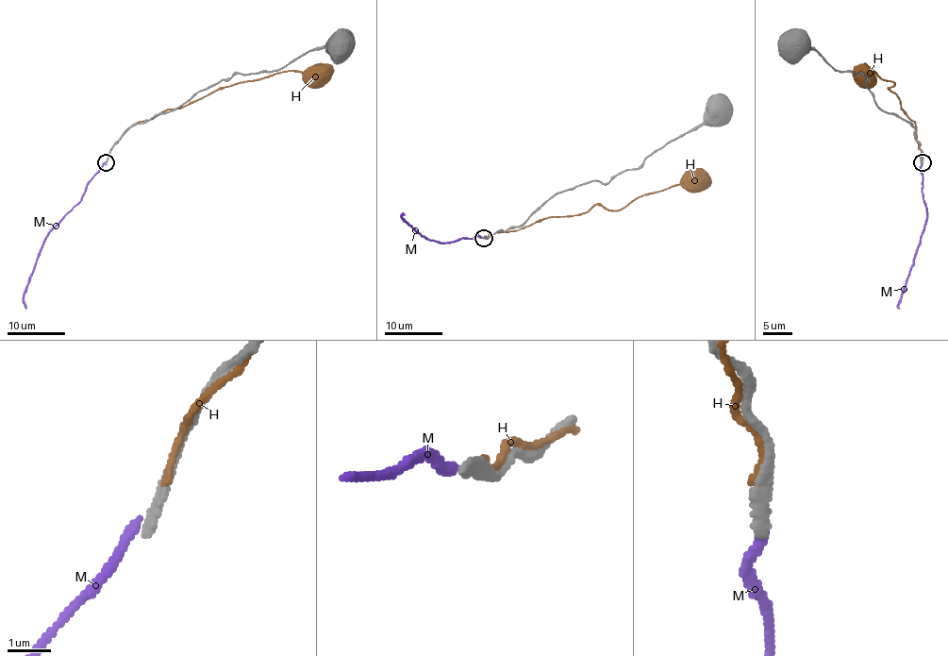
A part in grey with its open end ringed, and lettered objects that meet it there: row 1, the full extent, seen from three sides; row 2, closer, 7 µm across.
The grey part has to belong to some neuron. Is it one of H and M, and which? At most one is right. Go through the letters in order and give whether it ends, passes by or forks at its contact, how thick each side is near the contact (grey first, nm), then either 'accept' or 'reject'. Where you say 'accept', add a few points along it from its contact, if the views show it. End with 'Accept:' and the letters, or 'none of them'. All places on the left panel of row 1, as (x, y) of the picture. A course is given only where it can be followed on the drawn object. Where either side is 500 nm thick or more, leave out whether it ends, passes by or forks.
H: it ends | 180/200 nm | reject
M: it ends | 280/240 nm | reject
Accept: none of them

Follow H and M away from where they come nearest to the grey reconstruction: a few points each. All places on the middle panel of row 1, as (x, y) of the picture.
H: (488, 237), (546, 218), (579, 215), (595, 205), (623, 210), (636, 199), (694, 178)
M: (482, 238), (460, 238), (446, 243), (428, 240), (401, 216), (404, 213)

